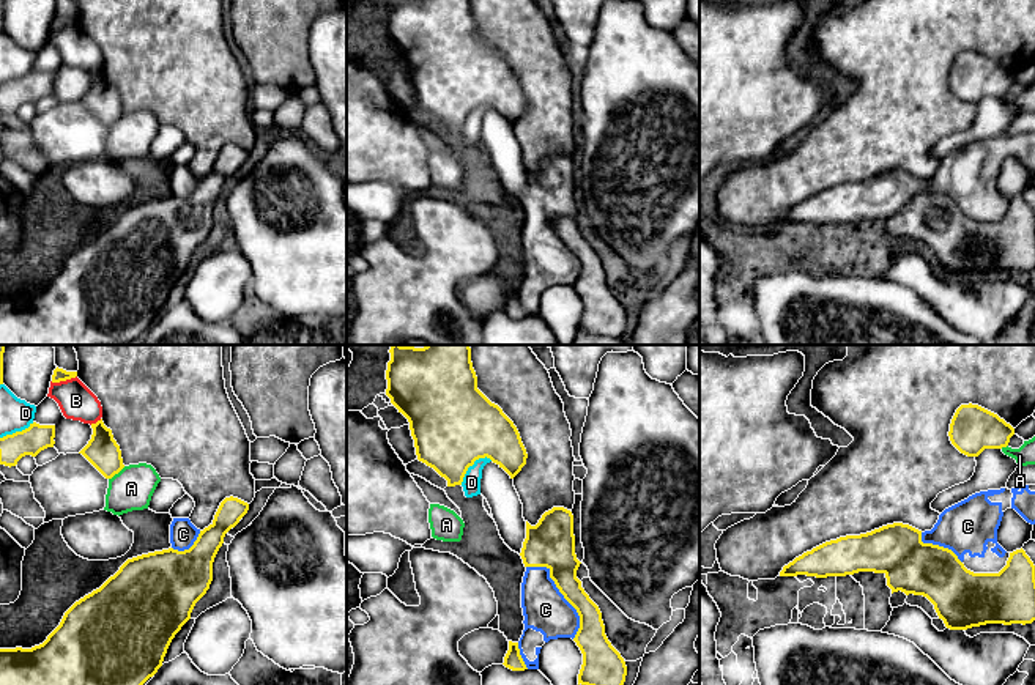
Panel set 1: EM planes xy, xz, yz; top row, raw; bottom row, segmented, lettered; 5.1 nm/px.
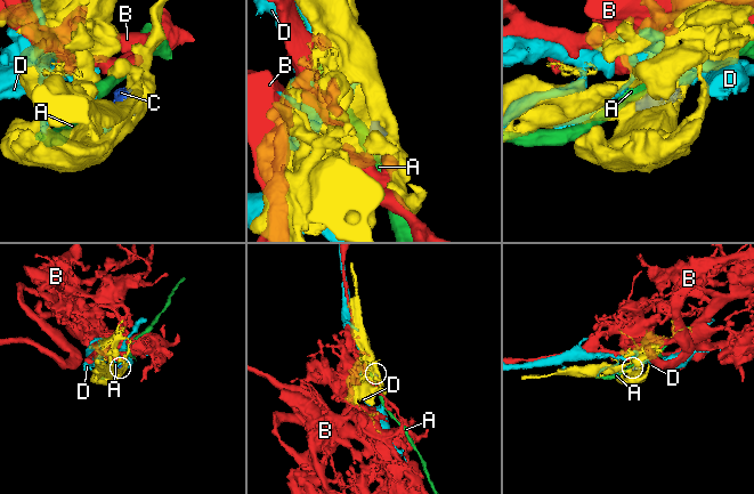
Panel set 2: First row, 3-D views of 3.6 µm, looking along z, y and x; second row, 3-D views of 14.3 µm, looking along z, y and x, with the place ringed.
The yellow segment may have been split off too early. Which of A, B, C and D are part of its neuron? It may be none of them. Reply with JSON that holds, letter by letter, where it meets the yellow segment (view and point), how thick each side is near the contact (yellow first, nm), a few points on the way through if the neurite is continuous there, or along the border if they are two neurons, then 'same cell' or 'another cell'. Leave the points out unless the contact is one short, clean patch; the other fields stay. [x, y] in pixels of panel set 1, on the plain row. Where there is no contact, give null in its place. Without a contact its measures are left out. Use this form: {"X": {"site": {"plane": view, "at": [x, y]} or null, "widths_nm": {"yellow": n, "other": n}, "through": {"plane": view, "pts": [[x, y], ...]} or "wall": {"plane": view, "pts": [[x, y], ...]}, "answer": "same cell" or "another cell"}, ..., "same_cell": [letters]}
{"A": {"site": {"plane": "xy", "at": [117, 120]}, "widths_nm": {"yellow": 170, "other": 220}, "answer": "another cell"}, "B": {"site": {"plane": "xy", "at": [63, 27]}, "widths_nm": {"yellow": 70, "other": 180}, "answer": "another cell"}, "C": {"site": {"plane": "xz", "at": [561, 240]}, "widths_nm": {"yellow": 240, "other": 240}, "answer": "same cell"}, "D": {"site": {"plane": "xz", "at": [471, 112]}, "widths_nm": {"yellow": 440, "other": 100}, "answer": "another cell"}, "same_cell": ["C"]}

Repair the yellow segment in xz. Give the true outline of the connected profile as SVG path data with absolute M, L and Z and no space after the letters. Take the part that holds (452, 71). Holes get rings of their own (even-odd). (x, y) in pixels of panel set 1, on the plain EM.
M391 0L386 17L386 43L408 69L417 107L433 115L447 128L447 134L462 132L469 113L479 106L490 106L514 126L526 112L526 96L514 69L479 36L471 0Z

